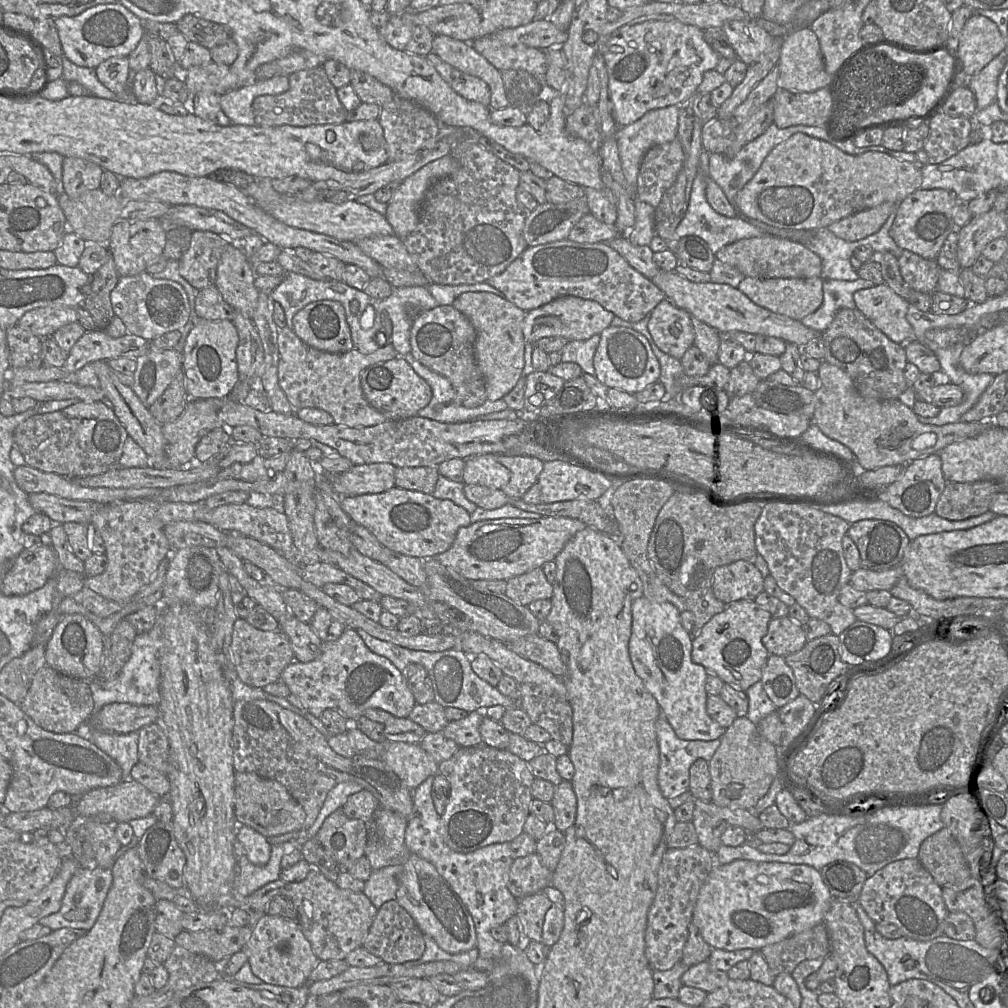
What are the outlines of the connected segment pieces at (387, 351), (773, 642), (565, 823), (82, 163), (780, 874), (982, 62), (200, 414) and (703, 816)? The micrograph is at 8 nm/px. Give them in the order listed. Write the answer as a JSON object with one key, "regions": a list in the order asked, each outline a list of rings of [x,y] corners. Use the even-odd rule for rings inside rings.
{"regions":[[[[288,327],[278,330],[278,381],[295,411],[302,408],[318,408],[329,413],[334,424],[347,427],[372,427],[387,418],[370,405],[361,387],[361,374],[379,362],[399,357],[391,344],[376,351],[363,354],[355,347],[345,353],[330,353],[305,344]]],[[[789,615],[772,618],[762,638],[769,654],[783,657],[801,650],[807,641],[803,626],[791,619]]],[[[563,780],[555,786],[550,804],[554,809],[553,827],[564,832],[573,825],[577,813],[577,798],[571,781]]],[[[65,157],[62,162],[62,187],[70,198],[86,191],[99,189],[103,168],[98,164],[75,157]]],[[[739,859],[728,864],[714,865],[701,886],[691,922],[697,926],[705,942],[712,948],[728,951],[761,950],[764,946],[777,943],[794,933],[824,923],[824,915],[832,899],[820,871],[809,865]]],[[[973,14],[955,41],[967,77],[978,74],[1006,48],[997,25],[989,18]]],[[[223,399],[190,400],[184,412],[172,422],[162,425],[166,439],[165,455],[172,468],[195,461],[195,448],[203,436],[223,425],[218,411]]],[[[695,800],[692,822],[698,844],[715,853],[722,845],[721,834],[730,825],[741,826],[748,833],[764,828],[754,808],[721,807],[715,803]]]]}

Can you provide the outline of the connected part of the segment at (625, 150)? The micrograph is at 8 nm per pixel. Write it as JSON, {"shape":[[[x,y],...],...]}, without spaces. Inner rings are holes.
{"shape":[[[675,105],[675,106],[667,106],[664,108],[650,110],[646,112],[640,119],[633,122],[632,124],[618,128],[615,138],[618,145],[621,165],[628,184],[630,185],[632,190],[635,190],[635,198],[636,198],[638,173],[644,155],[653,146],[668,143],[676,139],[678,135],[678,121],[679,121],[679,106]]]}

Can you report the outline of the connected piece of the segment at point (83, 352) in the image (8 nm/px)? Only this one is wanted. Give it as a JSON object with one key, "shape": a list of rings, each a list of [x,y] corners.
{"shape":[[[104,330],[88,331],[74,344],[67,355],[63,369],[75,373],[95,361],[109,361],[115,358],[136,359],[149,349],[149,341],[142,337],[126,334],[113,338]]]}

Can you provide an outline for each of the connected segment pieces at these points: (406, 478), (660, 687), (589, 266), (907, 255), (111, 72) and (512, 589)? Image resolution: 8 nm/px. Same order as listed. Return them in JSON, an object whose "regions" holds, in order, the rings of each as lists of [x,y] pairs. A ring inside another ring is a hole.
{"regions":[[[[437,467],[396,468],[395,487],[432,494],[439,476]]],[[[641,596],[632,602],[631,612],[629,656],[636,674],[657,700],[661,715],[680,739],[720,739],[726,729],[714,721],[706,710],[708,695],[705,683],[709,672],[691,659],[693,636],[682,626],[680,611],[669,602],[656,602]]],[[[560,240],[527,247],[501,274],[489,278],[486,283],[501,291],[508,301],[525,312],[536,309],[561,296],[576,296],[593,300],[615,316],[628,322],[642,320],[666,298],[651,279],[635,270],[606,242],[578,243],[572,240]]],[[[904,250],[898,262],[901,276],[911,290],[933,295],[942,270],[936,260]]],[[[109,58],[99,64],[95,72],[99,81],[117,96],[117,101],[127,104],[138,103],[132,89],[127,86],[130,73],[128,58]]],[[[541,567],[507,580],[504,593],[523,606],[539,599],[551,599],[553,585],[548,582]]]]}

